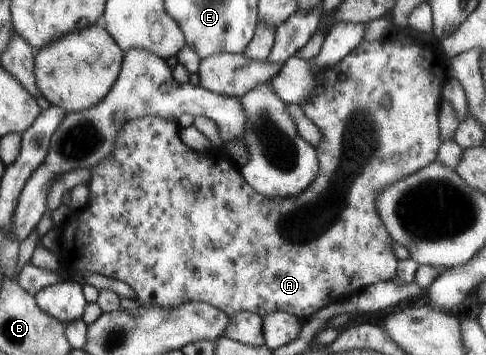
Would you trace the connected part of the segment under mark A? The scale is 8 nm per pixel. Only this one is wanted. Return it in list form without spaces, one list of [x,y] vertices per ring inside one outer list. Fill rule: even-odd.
[[[399,34],[385,39],[375,41],[362,41],[353,51],[347,55],[337,65],[325,67],[325,71],[319,75],[317,89],[305,103],[301,103],[301,109],[305,115],[321,131],[321,143],[317,143],[317,155],[319,158],[319,171],[313,183],[291,197],[277,199],[267,197],[254,191],[253,187],[245,181],[243,175],[238,171],[236,165],[229,156],[211,150],[200,152],[191,149],[183,143],[180,135],[180,125],[173,119],[165,119],[159,115],[146,115],[137,119],[131,119],[125,123],[125,127],[117,133],[117,143],[113,143],[113,151],[109,157],[105,157],[101,163],[98,163],[93,169],[90,169],[91,179],[87,184],[89,189],[89,199],[83,209],[72,212],[69,220],[62,223],[60,245],[62,252],[59,254],[61,266],[66,270],[70,278],[73,273],[78,274],[78,279],[82,280],[89,274],[103,275],[117,281],[126,283],[137,293],[137,302],[145,307],[163,307],[163,309],[173,309],[181,307],[181,303],[189,301],[199,303],[209,303],[229,316],[246,311],[256,313],[264,318],[273,311],[285,310],[306,321],[314,313],[331,305],[331,303],[343,302],[350,299],[353,295],[359,294],[365,287],[373,285],[380,281],[394,280],[398,259],[393,253],[393,240],[384,228],[381,217],[377,215],[377,195],[385,187],[391,187],[412,173],[427,167],[436,160],[438,149],[441,145],[440,127],[439,127],[439,110],[443,101],[441,91],[448,79],[447,62],[448,59],[443,56],[438,45],[429,47],[428,44],[422,43],[401,43]],[[388,97],[390,104],[383,105],[383,99]]]

